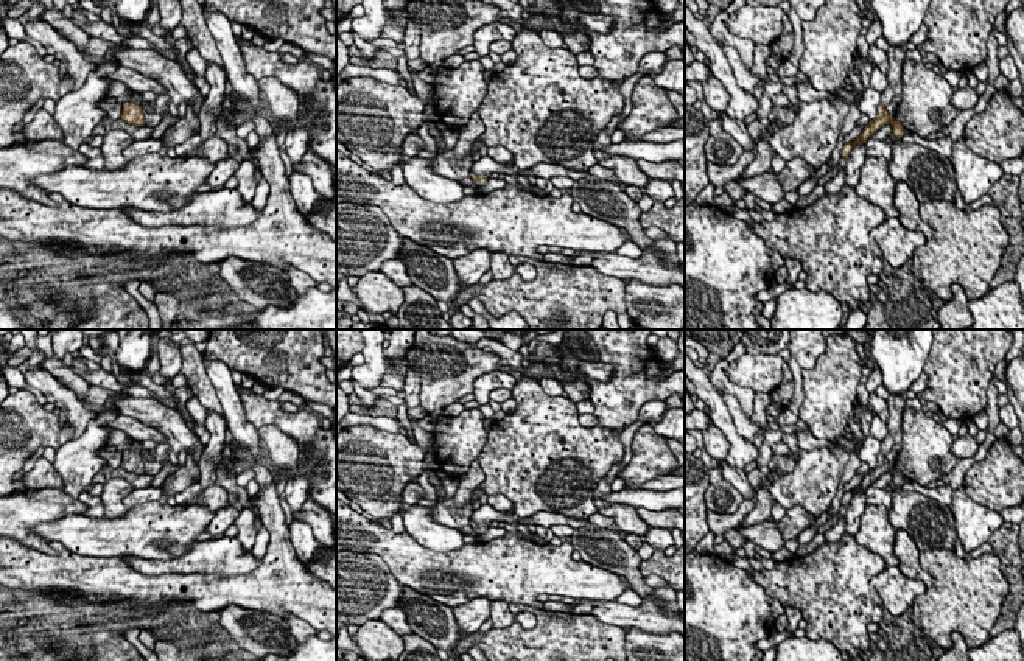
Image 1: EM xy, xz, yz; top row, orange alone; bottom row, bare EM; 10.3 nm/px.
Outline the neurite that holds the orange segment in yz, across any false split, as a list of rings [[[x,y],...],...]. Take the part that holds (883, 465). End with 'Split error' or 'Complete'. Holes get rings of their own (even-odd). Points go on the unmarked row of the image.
[[[901,392],[900,395],[889,395],[887,406],[889,406],[889,421],[887,421],[887,435],[881,442],[881,453],[878,456],[878,463],[875,468],[870,468],[870,471],[864,476],[861,484],[850,491],[843,493],[842,505],[848,505],[851,502],[851,498],[856,493],[867,491],[868,487],[873,485],[873,482],[884,473],[892,473],[893,484],[898,487],[903,487],[906,477],[892,465],[885,454],[892,451],[892,446],[896,443],[901,443],[901,421],[903,421],[903,411],[906,407],[906,393]]]. Split error

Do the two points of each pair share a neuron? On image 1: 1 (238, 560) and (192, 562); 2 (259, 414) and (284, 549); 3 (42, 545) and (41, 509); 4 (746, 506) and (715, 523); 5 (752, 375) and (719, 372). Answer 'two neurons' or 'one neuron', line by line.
1: one neuron
2: two neurons
3: one neuron
4: one neuron
5: two neurons

